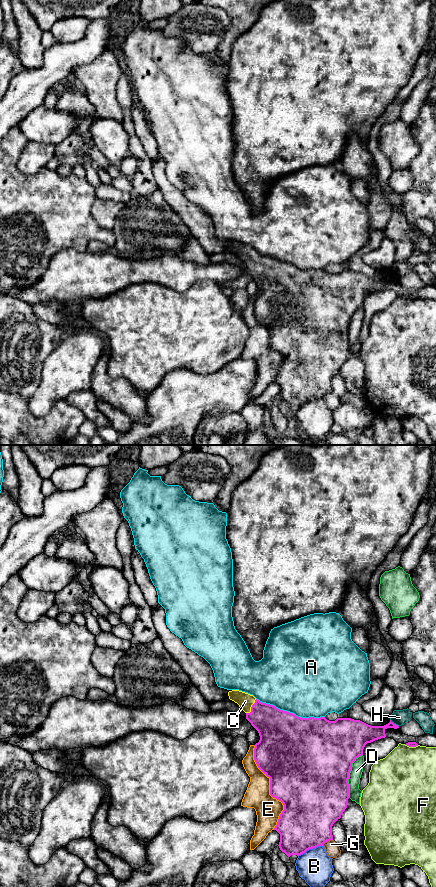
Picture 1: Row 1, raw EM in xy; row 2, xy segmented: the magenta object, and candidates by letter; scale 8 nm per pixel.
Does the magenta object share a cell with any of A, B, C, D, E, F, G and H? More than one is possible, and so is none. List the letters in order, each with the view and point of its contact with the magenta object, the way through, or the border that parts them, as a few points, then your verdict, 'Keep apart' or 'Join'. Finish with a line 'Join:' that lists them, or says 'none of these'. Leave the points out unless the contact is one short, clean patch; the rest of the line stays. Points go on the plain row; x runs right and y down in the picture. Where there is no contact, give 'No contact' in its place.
A: Touches magenta at xy (289, 264). Keep apart
B: Touches magenta at xy (310, 400). Keep apart
C: Touches magenta at xy (251, 259). Path across: xy (275, 279), (251, 259), (245, 253). Join
D: Touches magenta at xy (348, 327). Keep apart
E: Touches magenta at xy (270, 341). Keep apart
F: Touches magenta at xy (411, 298). Keep apart
G: Touches magenta at xy (327, 392). Keep apart
H: Touches magenta at xy (393, 275). Boundary: xy (390, 271), (398, 278). Keep apart
Join: C

